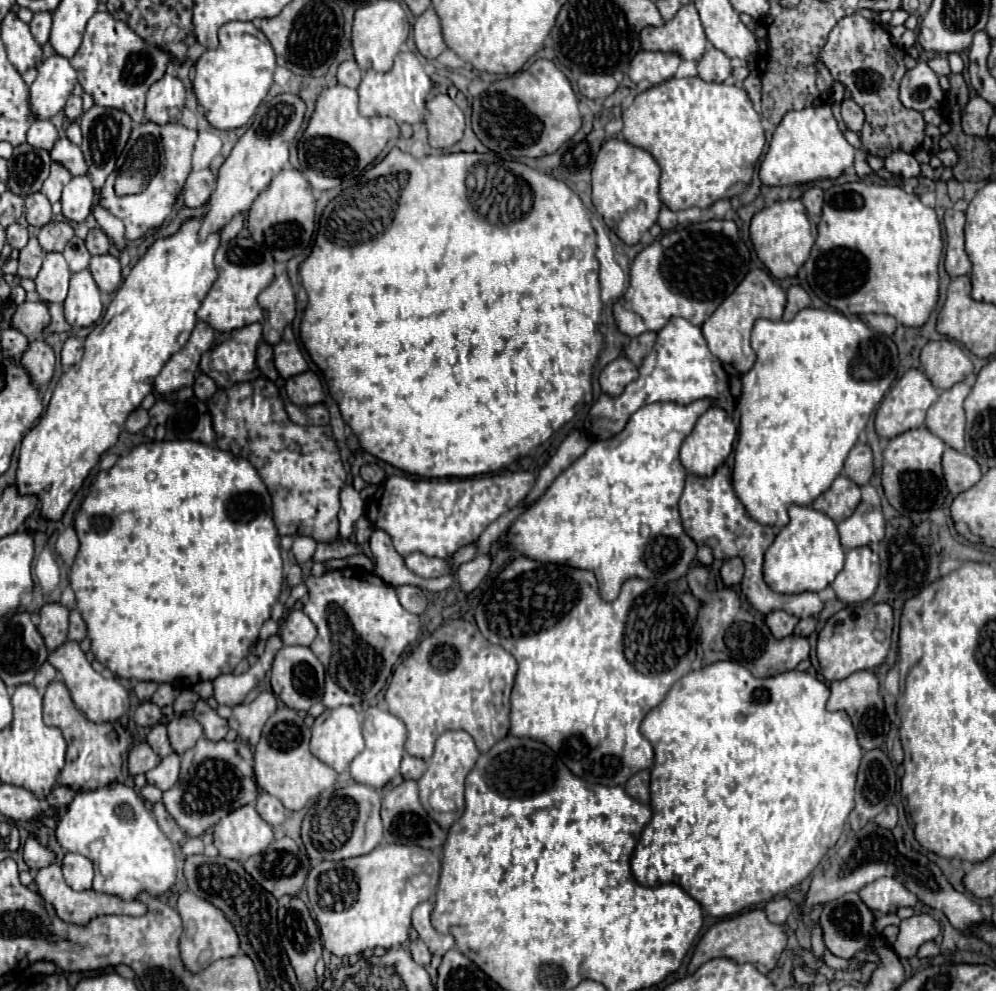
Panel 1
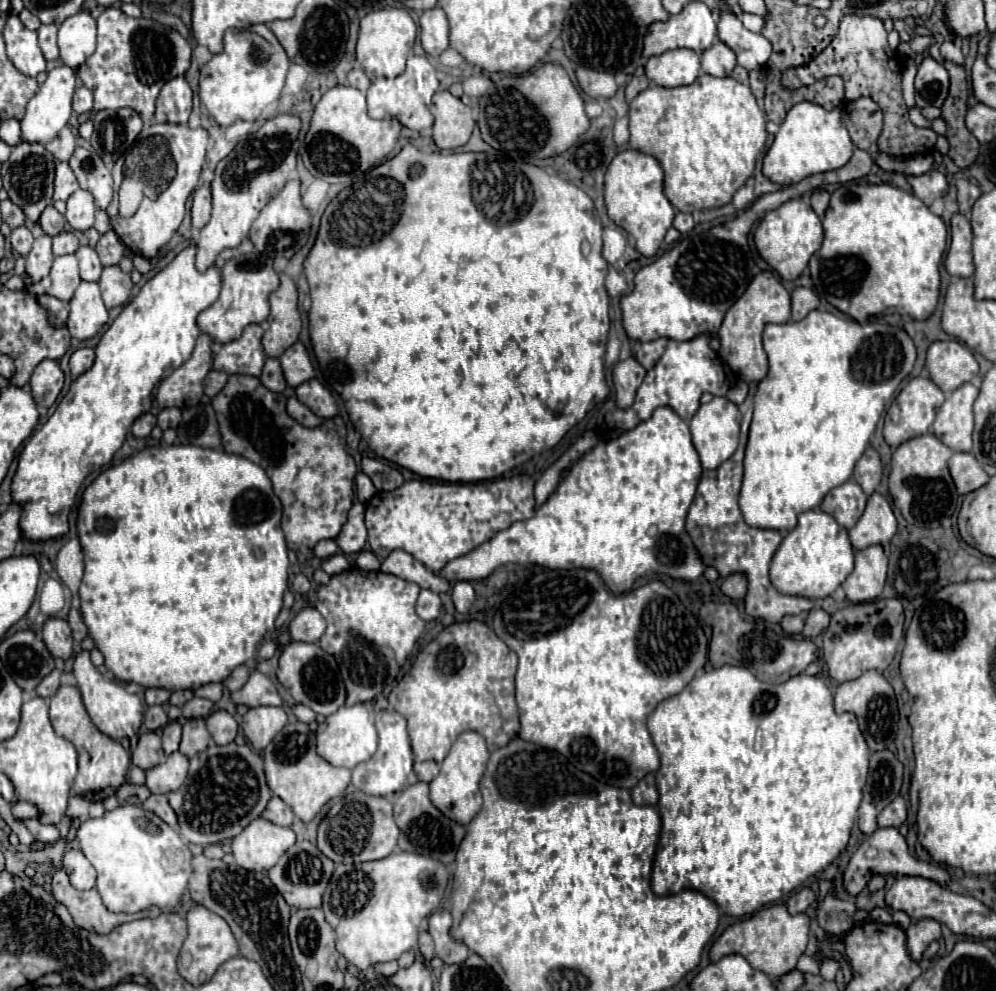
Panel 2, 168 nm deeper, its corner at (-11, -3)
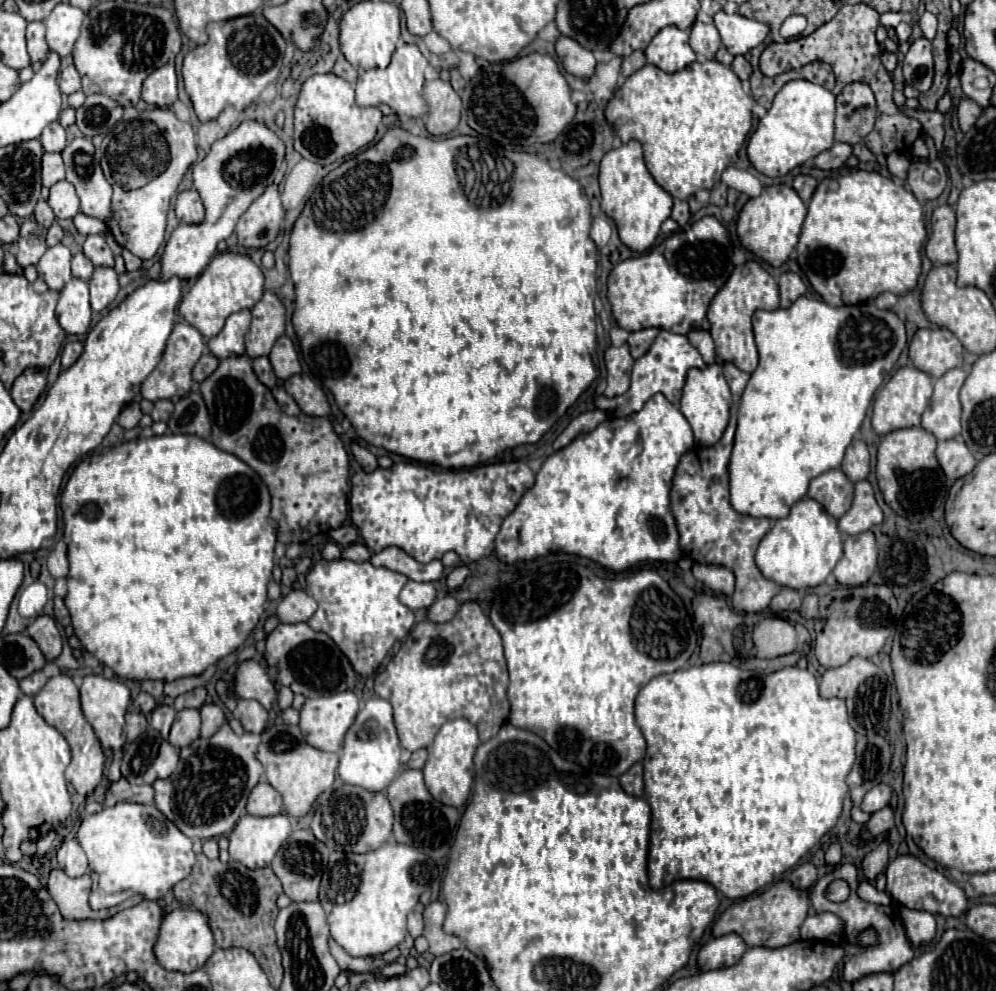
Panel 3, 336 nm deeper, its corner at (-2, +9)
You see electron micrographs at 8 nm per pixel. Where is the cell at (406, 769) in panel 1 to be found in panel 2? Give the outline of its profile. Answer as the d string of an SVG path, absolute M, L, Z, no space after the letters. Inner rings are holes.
M416 762L414 764L414 772L416 772L418 780L430 782L440 772L440 766L436 762Z

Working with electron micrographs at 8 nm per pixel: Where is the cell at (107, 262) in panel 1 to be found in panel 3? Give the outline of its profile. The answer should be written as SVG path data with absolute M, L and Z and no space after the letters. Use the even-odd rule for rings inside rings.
M95 268L93 278L89 282L91 290L91 310L105 310L119 292L119 276L113 268Z

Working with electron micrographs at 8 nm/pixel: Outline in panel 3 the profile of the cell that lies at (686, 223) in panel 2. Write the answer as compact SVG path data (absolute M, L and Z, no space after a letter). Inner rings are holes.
M675 200L675 206L673 206L673 214L671 218L681 226L681 228L687 228L689 222L691 222L691 212L689 212L689 204L685 200Z

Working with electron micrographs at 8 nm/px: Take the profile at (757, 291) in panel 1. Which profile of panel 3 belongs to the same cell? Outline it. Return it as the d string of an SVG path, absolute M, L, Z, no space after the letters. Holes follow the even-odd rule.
M751 260L743 266L737 266L727 284L715 294L715 300L711 300L707 318L709 318L709 332L715 340L715 354L723 362L735 364L743 372L753 372L757 368L757 348L753 340L753 328L751 328L751 316L755 310L777 310L779 308L779 290L777 282L771 278L769 272L765 272L759 262Z

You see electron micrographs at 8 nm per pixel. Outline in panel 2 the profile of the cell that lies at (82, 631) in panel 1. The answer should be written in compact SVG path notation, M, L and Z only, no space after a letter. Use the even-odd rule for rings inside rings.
M76 608L70 610L70 614L68 614L68 624L70 624L72 636L74 636L76 640L84 640L84 638L88 636L88 628L86 628L86 624L84 624L84 620L82 620L82 616L80 616L80 612L78 612Z

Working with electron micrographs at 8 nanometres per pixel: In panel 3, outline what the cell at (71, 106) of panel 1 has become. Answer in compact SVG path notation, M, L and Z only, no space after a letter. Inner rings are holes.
M73 64L61 70L59 88L61 88L63 94L73 94L73 92L81 90L81 76L79 76L79 72L77 72L77 68Z

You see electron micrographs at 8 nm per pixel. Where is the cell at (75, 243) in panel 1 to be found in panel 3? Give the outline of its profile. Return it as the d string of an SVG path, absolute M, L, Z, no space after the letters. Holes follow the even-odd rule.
M79 252L71 260L71 270L73 270L73 276L75 278L81 278L81 280L89 282L91 280L91 274L93 274L93 264L91 264L91 260L85 258L85 254Z

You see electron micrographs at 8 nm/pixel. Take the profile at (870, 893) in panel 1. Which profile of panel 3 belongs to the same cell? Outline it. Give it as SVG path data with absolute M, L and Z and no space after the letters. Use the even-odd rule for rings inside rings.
M897 856L893 862L889 862L885 874L887 874L887 892L895 902L907 908L917 908L931 914L943 914L943 916L961 916L967 912L969 904L965 892L957 884L949 882L937 870L927 868L915 856Z

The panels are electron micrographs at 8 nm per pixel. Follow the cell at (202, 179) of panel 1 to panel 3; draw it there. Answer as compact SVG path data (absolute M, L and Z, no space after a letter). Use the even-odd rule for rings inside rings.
M187 190L177 196L175 212L183 224L201 224L203 216L205 216L203 202L195 190Z

